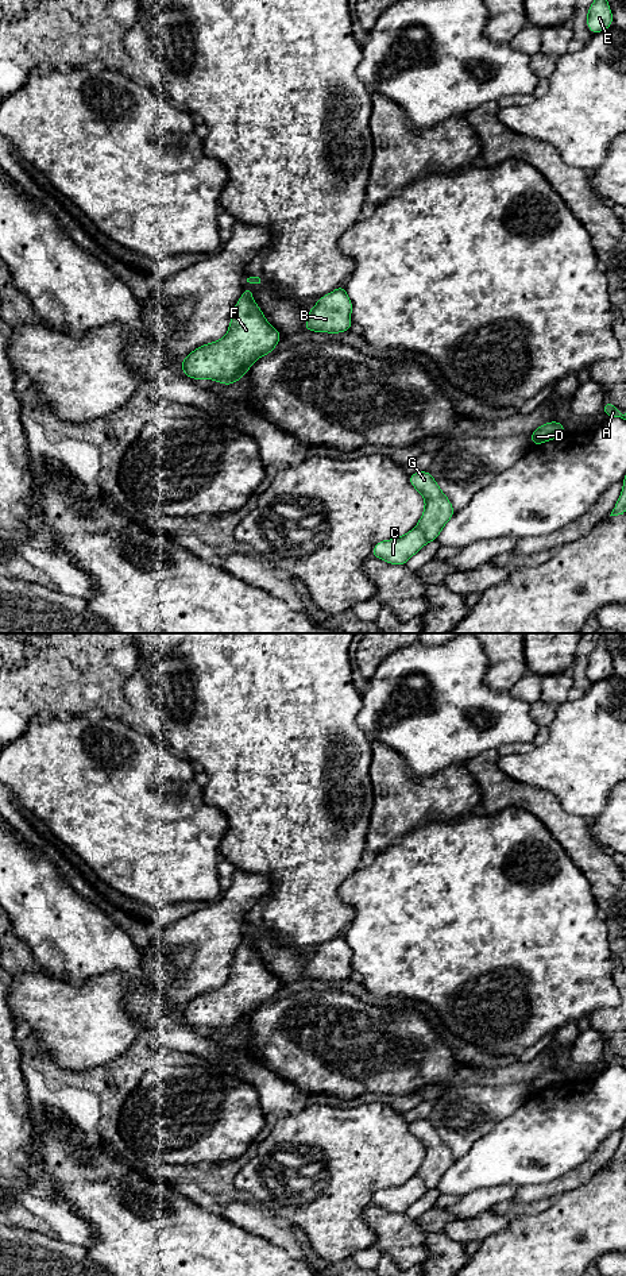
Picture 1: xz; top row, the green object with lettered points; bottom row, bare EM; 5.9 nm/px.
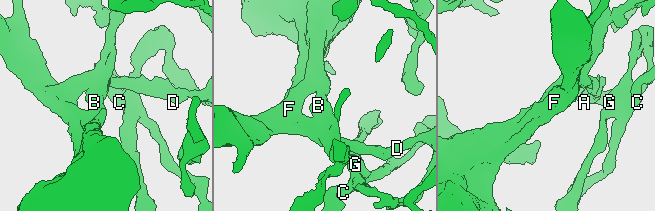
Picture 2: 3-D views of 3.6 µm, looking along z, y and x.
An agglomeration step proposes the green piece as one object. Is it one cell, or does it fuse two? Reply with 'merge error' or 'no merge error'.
no merge error

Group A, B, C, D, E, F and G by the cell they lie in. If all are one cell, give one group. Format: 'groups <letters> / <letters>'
groups A B C D E F G

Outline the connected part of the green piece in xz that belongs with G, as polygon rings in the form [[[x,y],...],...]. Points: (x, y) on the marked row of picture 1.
[[[428,470],[410,474],[409,482],[425,498],[425,510],[414,529],[402,537],[382,540],[374,546],[371,555],[389,564],[406,564],[426,543],[437,540],[456,512]]]

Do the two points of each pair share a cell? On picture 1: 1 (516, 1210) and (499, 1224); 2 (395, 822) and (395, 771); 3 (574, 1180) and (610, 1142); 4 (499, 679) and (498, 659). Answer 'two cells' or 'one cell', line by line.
1: two cells
2: one cell
3: one cell
4: one cell

